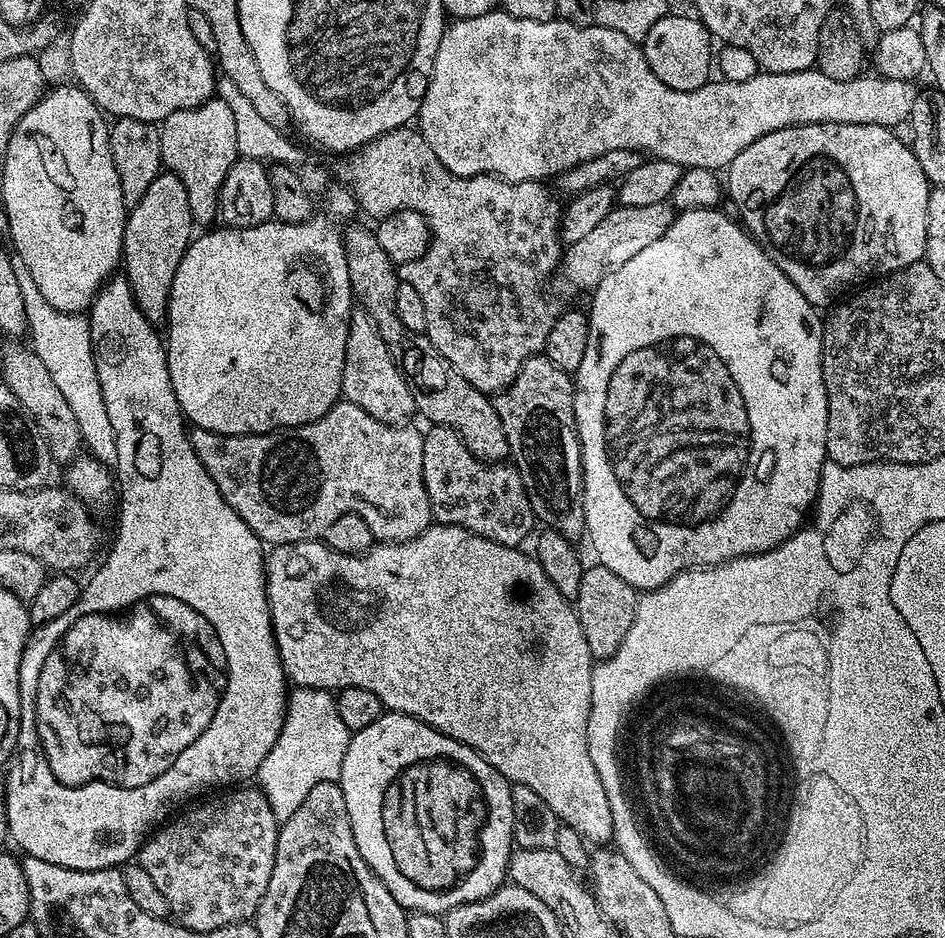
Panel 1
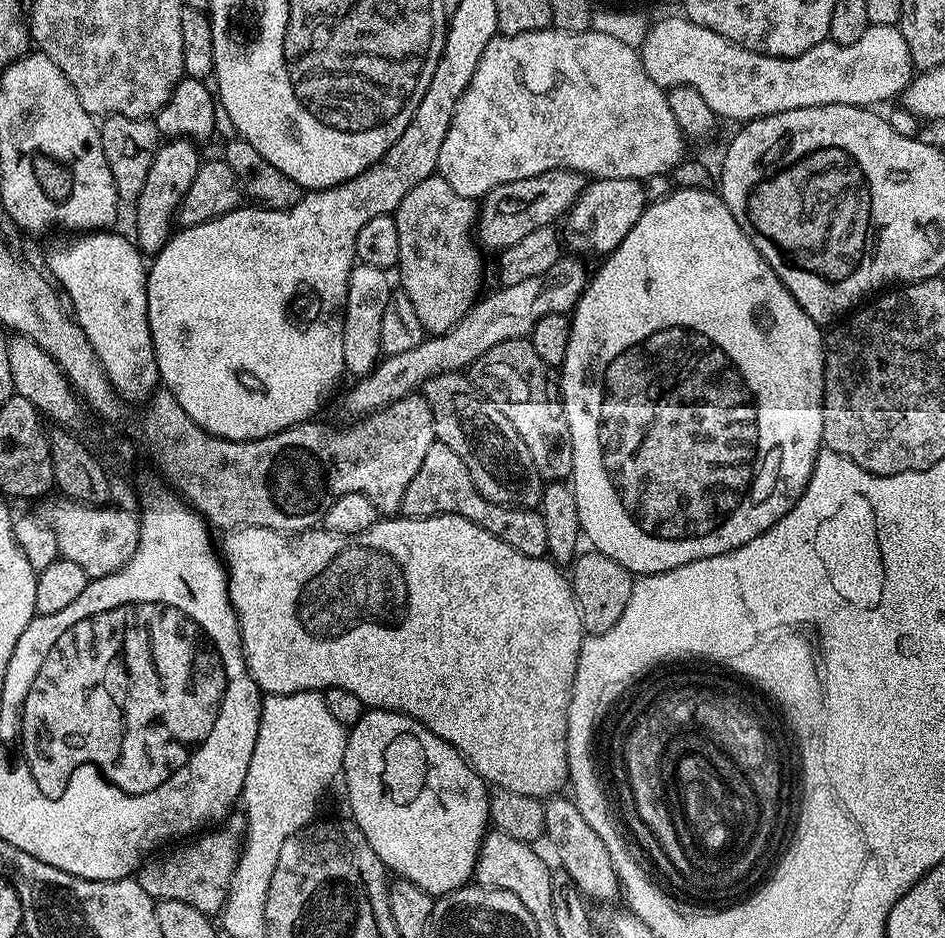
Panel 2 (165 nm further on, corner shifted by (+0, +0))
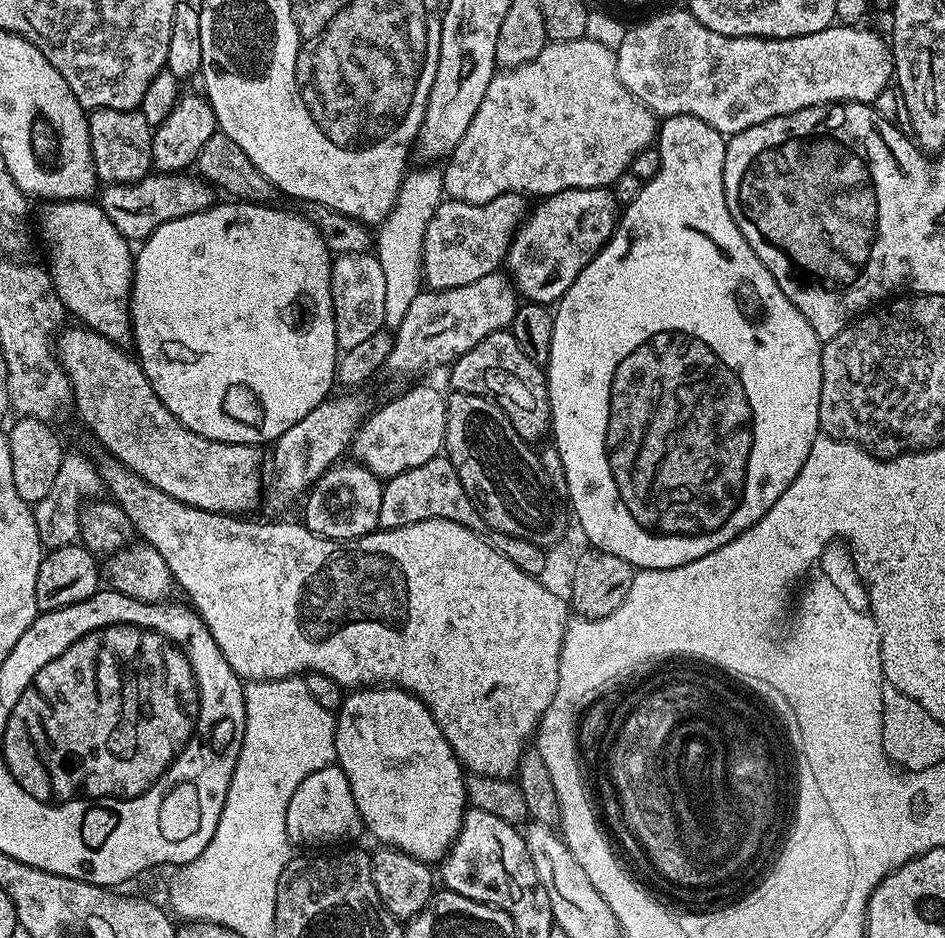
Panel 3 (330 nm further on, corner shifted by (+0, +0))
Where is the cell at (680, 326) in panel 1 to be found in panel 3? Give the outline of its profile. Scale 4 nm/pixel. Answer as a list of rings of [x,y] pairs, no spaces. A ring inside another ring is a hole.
[[[666,116],[658,124],[658,147],[662,158],[662,166],[658,170],[658,174],[654,174],[652,180],[641,183],[640,193],[638,198],[634,198],[634,202],[623,205],[612,237],[605,242],[598,255],[585,266],[582,274],[578,274],[578,278],[574,278],[570,290],[566,290],[564,297],[555,305],[554,334],[550,342],[550,358],[546,365],[548,397],[552,411],[550,436],[551,439],[556,439],[553,440],[554,446],[562,458],[562,466],[566,470],[566,482],[563,487],[568,491],[569,498],[572,499],[573,509],[571,508],[571,511],[574,513],[575,523],[576,520],[580,523],[585,538],[592,543],[589,545],[595,551],[618,554],[618,558],[626,558],[626,562],[630,562],[632,567],[637,570],[686,566],[686,562],[694,562],[698,558],[726,546],[726,542],[730,542],[738,534],[745,532],[754,522],[763,518],[766,510],[770,510],[770,506],[774,506],[774,502],[778,502],[778,498],[782,498],[782,490],[786,490],[786,486],[790,486],[790,482],[794,482],[794,478],[798,478],[798,470],[802,470],[802,462],[806,462],[806,458],[810,454],[810,446],[814,446],[820,432],[820,391],[822,390],[820,349],[822,341],[814,334],[810,322],[806,322],[806,318],[802,318],[802,314],[794,306],[794,302],[790,302],[790,298],[786,298],[786,294],[782,294],[778,282],[774,282],[774,278],[770,274],[770,270],[766,270],[762,258],[758,258],[758,254],[754,254],[754,250],[750,250],[750,242],[746,242],[746,238],[742,238],[742,230],[738,230],[738,222],[734,222],[734,218],[730,214],[730,206],[726,206],[726,194],[724,193],[726,137],[724,133],[714,130],[714,126],[702,122],[702,118],[697,116]]]

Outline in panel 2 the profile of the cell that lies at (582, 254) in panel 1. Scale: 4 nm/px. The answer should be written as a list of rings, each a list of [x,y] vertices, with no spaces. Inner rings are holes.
[[[562,258],[550,266],[546,274],[497,287],[497,292],[492,292],[489,296],[481,295],[449,332],[443,332],[441,336],[429,335],[418,346],[414,346],[414,350],[384,356],[369,376],[359,377],[353,383],[356,385],[345,394],[345,410],[352,418],[363,418],[403,396],[413,395],[423,389],[426,381],[439,372],[460,372],[502,342],[531,337],[534,326],[546,318],[546,314],[571,313],[590,279],[589,269],[584,269],[576,260],[579,259]]]

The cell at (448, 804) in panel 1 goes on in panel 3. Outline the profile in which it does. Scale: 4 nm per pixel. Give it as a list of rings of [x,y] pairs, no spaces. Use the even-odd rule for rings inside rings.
[[[365,686],[359,690],[352,690],[345,695],[340,711],[335,713],[336,717],[336,758],[335,763],[344,771],[350,782],[350,790],[354,794],[354,806],[358,806],[360,823],[365,829],[368,828],[380,839],[379,843],[384,846],[400,848],[414,858],[425,862],[443,861],[445,854],[452,849],[452,843],[460,833],[460,827],[464,821],[466,811],[466,772],[460,760],[454,754],[450,742],[442,734],[438,722],[430,714],[430,710],[421,700],[404,688],[395,686]]]

